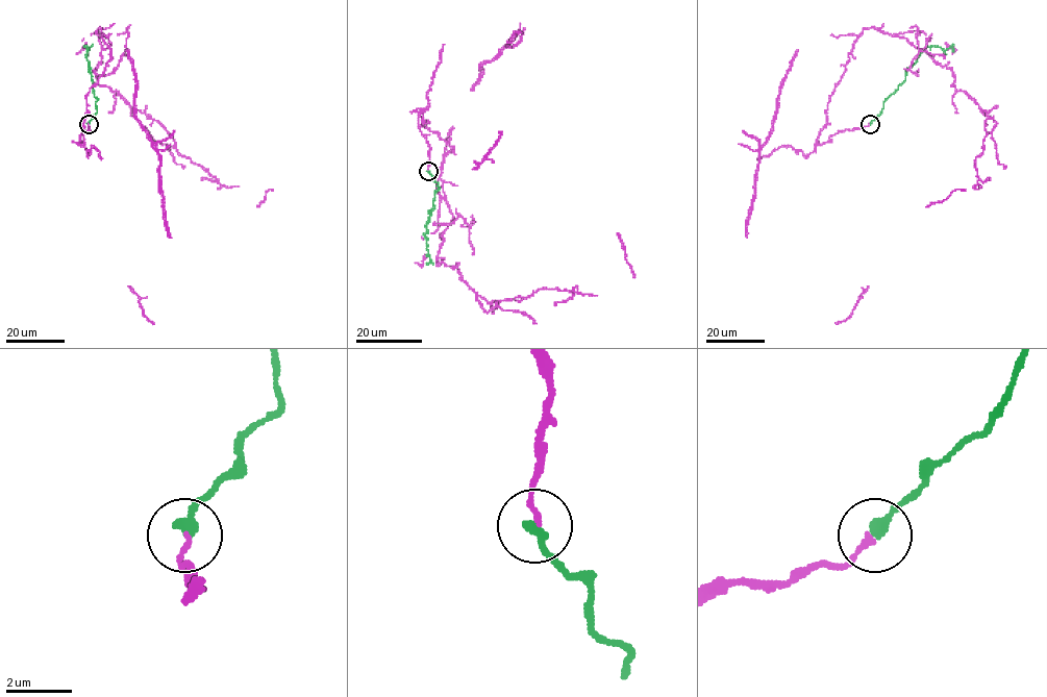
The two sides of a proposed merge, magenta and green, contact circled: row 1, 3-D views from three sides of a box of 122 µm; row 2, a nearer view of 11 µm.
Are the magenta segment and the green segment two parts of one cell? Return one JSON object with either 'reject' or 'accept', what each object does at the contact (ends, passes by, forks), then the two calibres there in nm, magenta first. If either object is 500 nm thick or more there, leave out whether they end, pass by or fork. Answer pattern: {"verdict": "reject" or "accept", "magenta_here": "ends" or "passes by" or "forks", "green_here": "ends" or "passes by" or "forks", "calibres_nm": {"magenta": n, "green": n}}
{"verdict": "accept", "magenta_here": "ends", "green_here": "ends", "calibres_nm": {"magenta": 160, "green": 300}}

